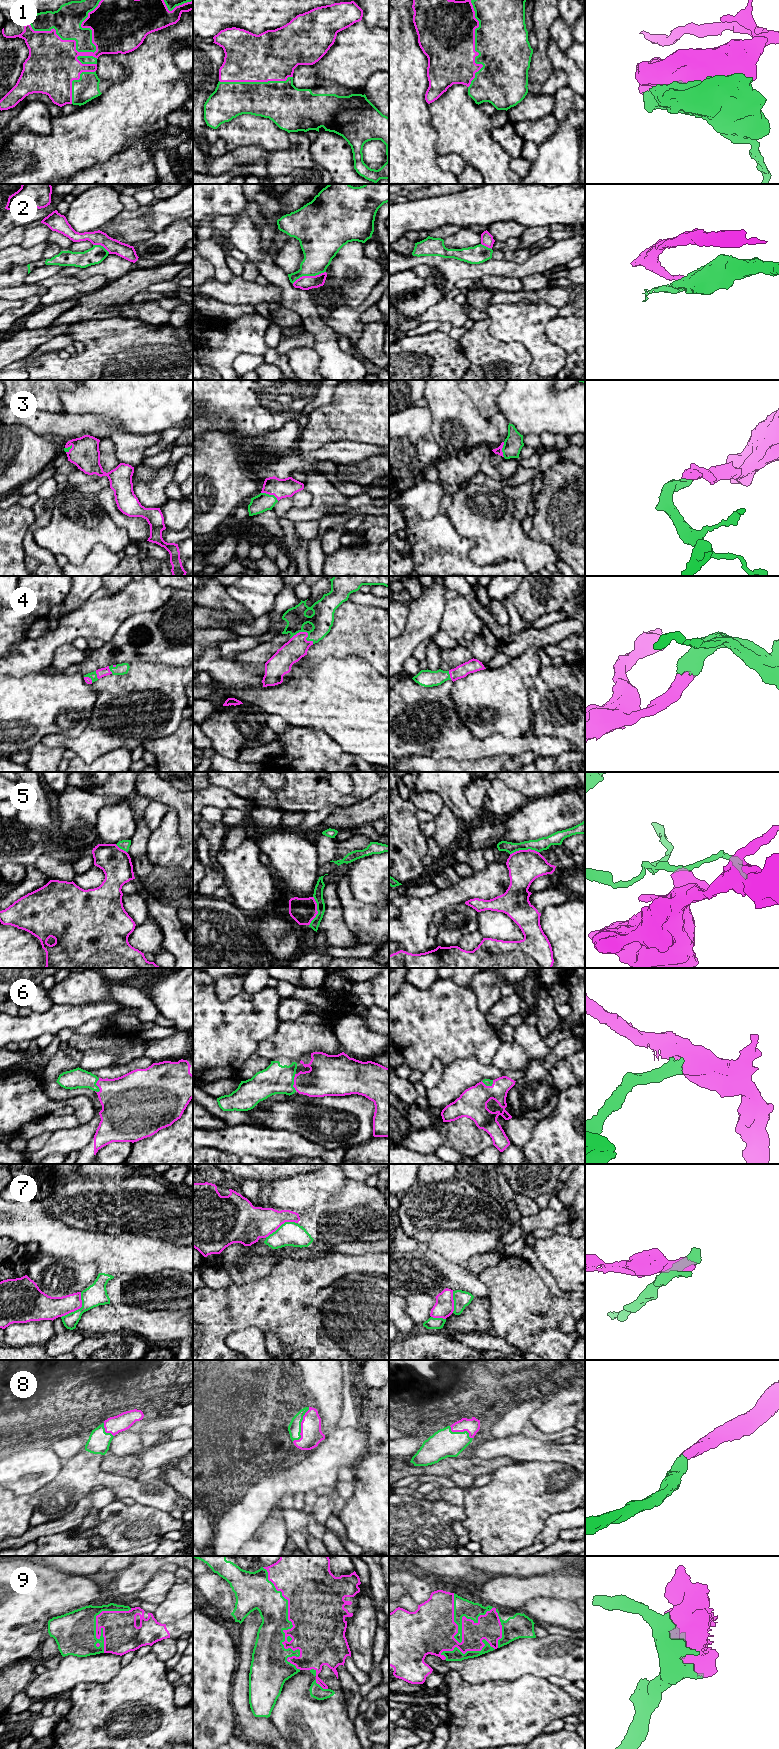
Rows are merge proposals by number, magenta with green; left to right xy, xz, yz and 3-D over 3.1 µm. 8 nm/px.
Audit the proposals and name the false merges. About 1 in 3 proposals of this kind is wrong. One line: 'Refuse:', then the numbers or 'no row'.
Refuse: 2, 5, 7

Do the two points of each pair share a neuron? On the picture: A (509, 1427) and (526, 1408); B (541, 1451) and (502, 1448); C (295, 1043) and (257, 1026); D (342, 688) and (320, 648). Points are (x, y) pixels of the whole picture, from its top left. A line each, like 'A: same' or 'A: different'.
A: same
B: same
C: different
D: different

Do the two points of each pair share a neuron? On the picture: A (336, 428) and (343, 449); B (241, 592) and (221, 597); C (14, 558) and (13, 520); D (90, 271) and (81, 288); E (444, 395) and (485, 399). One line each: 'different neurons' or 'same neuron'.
A: different neurons
B: different neurons
C: same neuron
D: different neurons
E: different neurons

